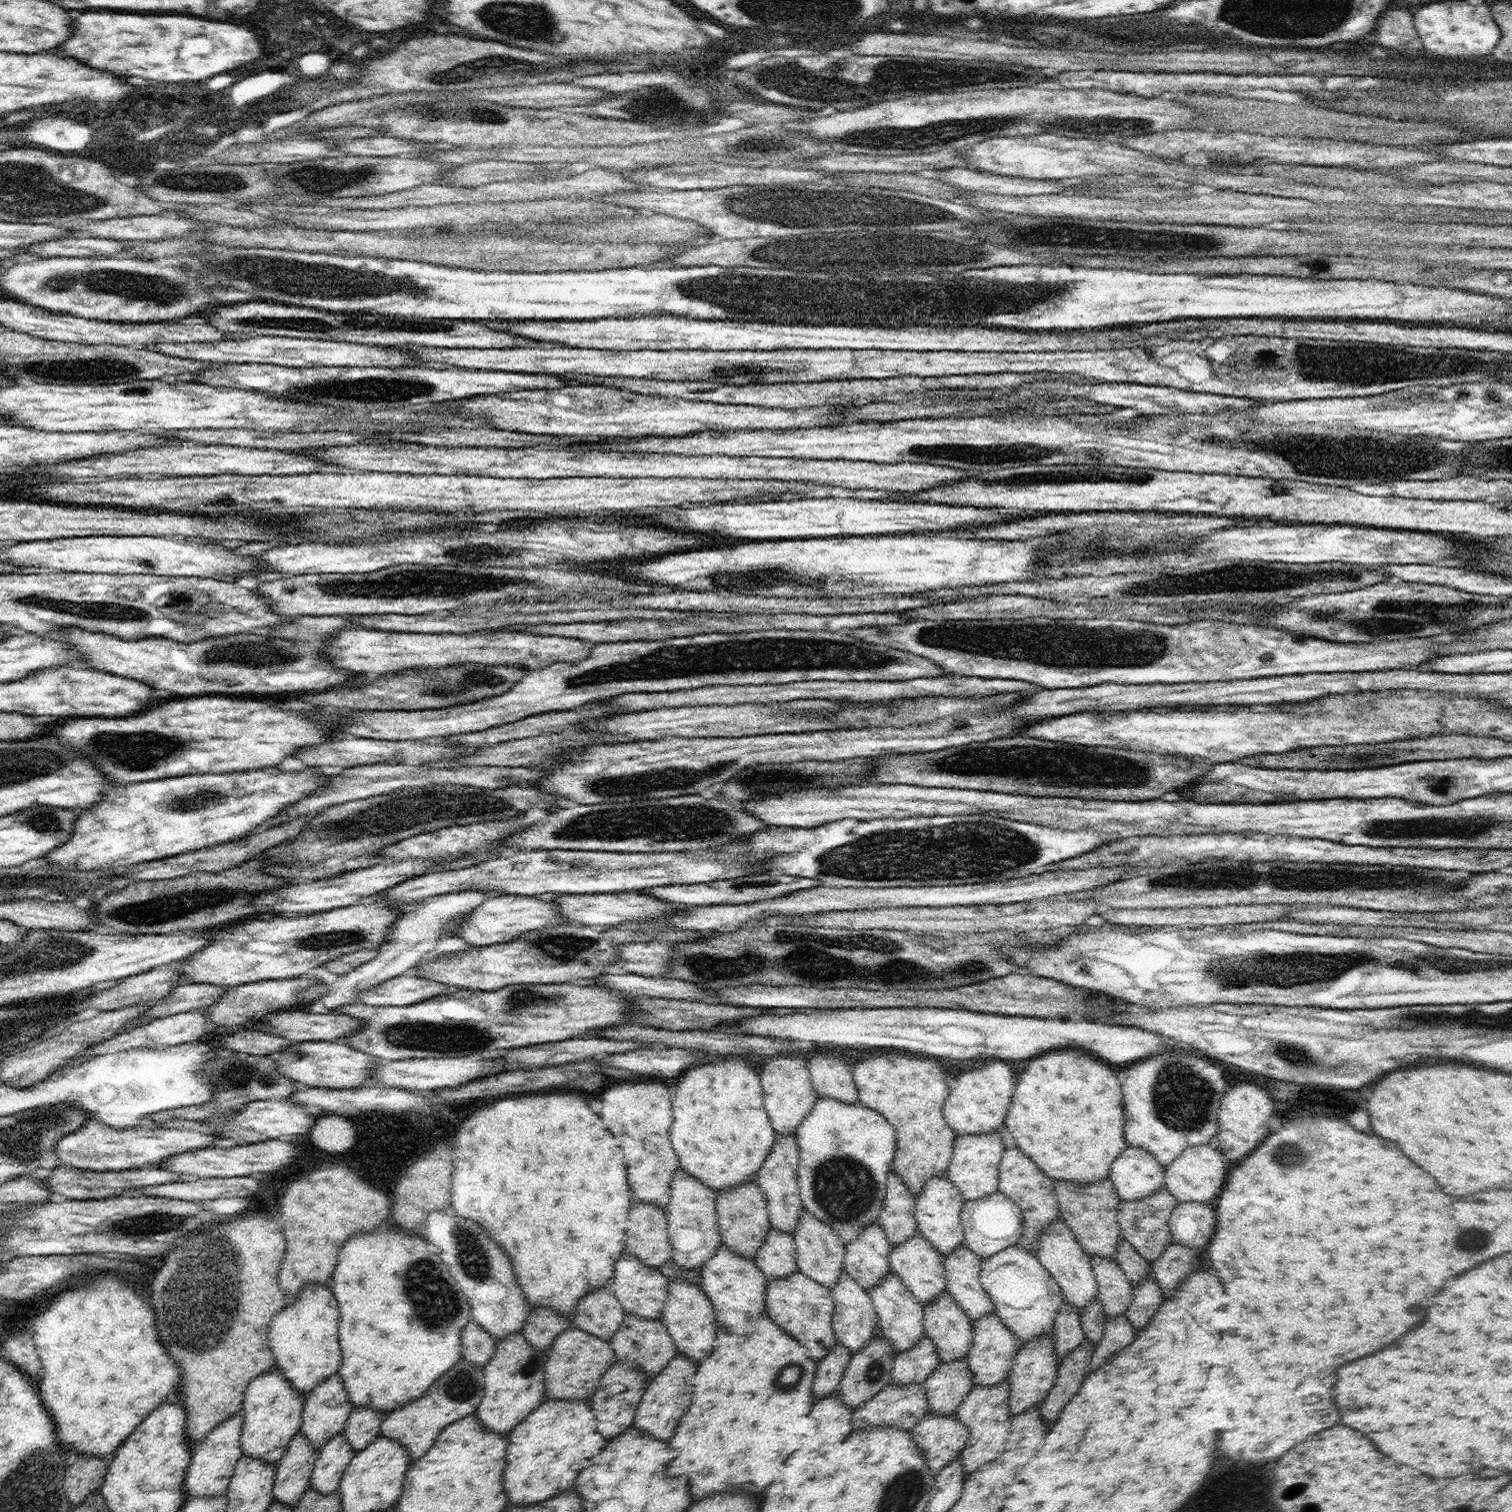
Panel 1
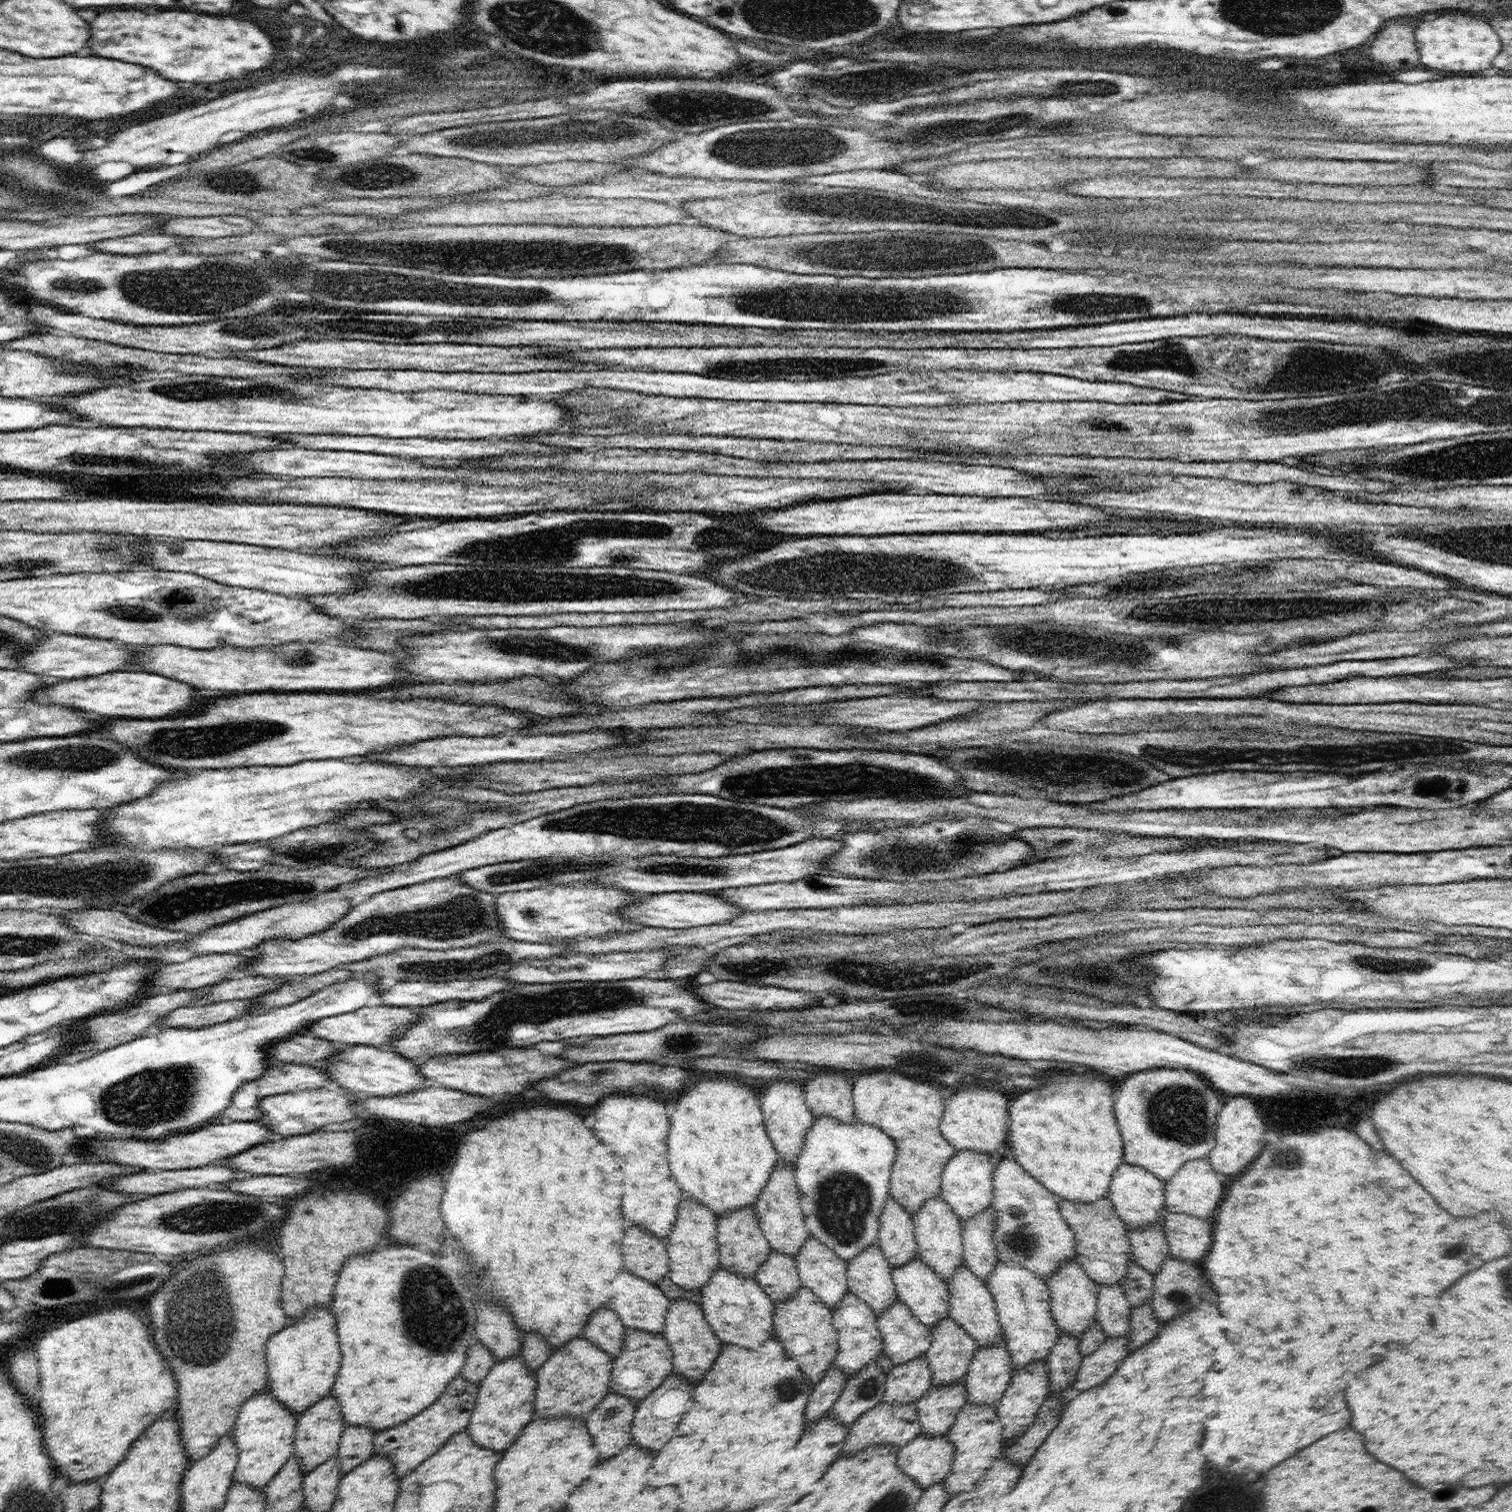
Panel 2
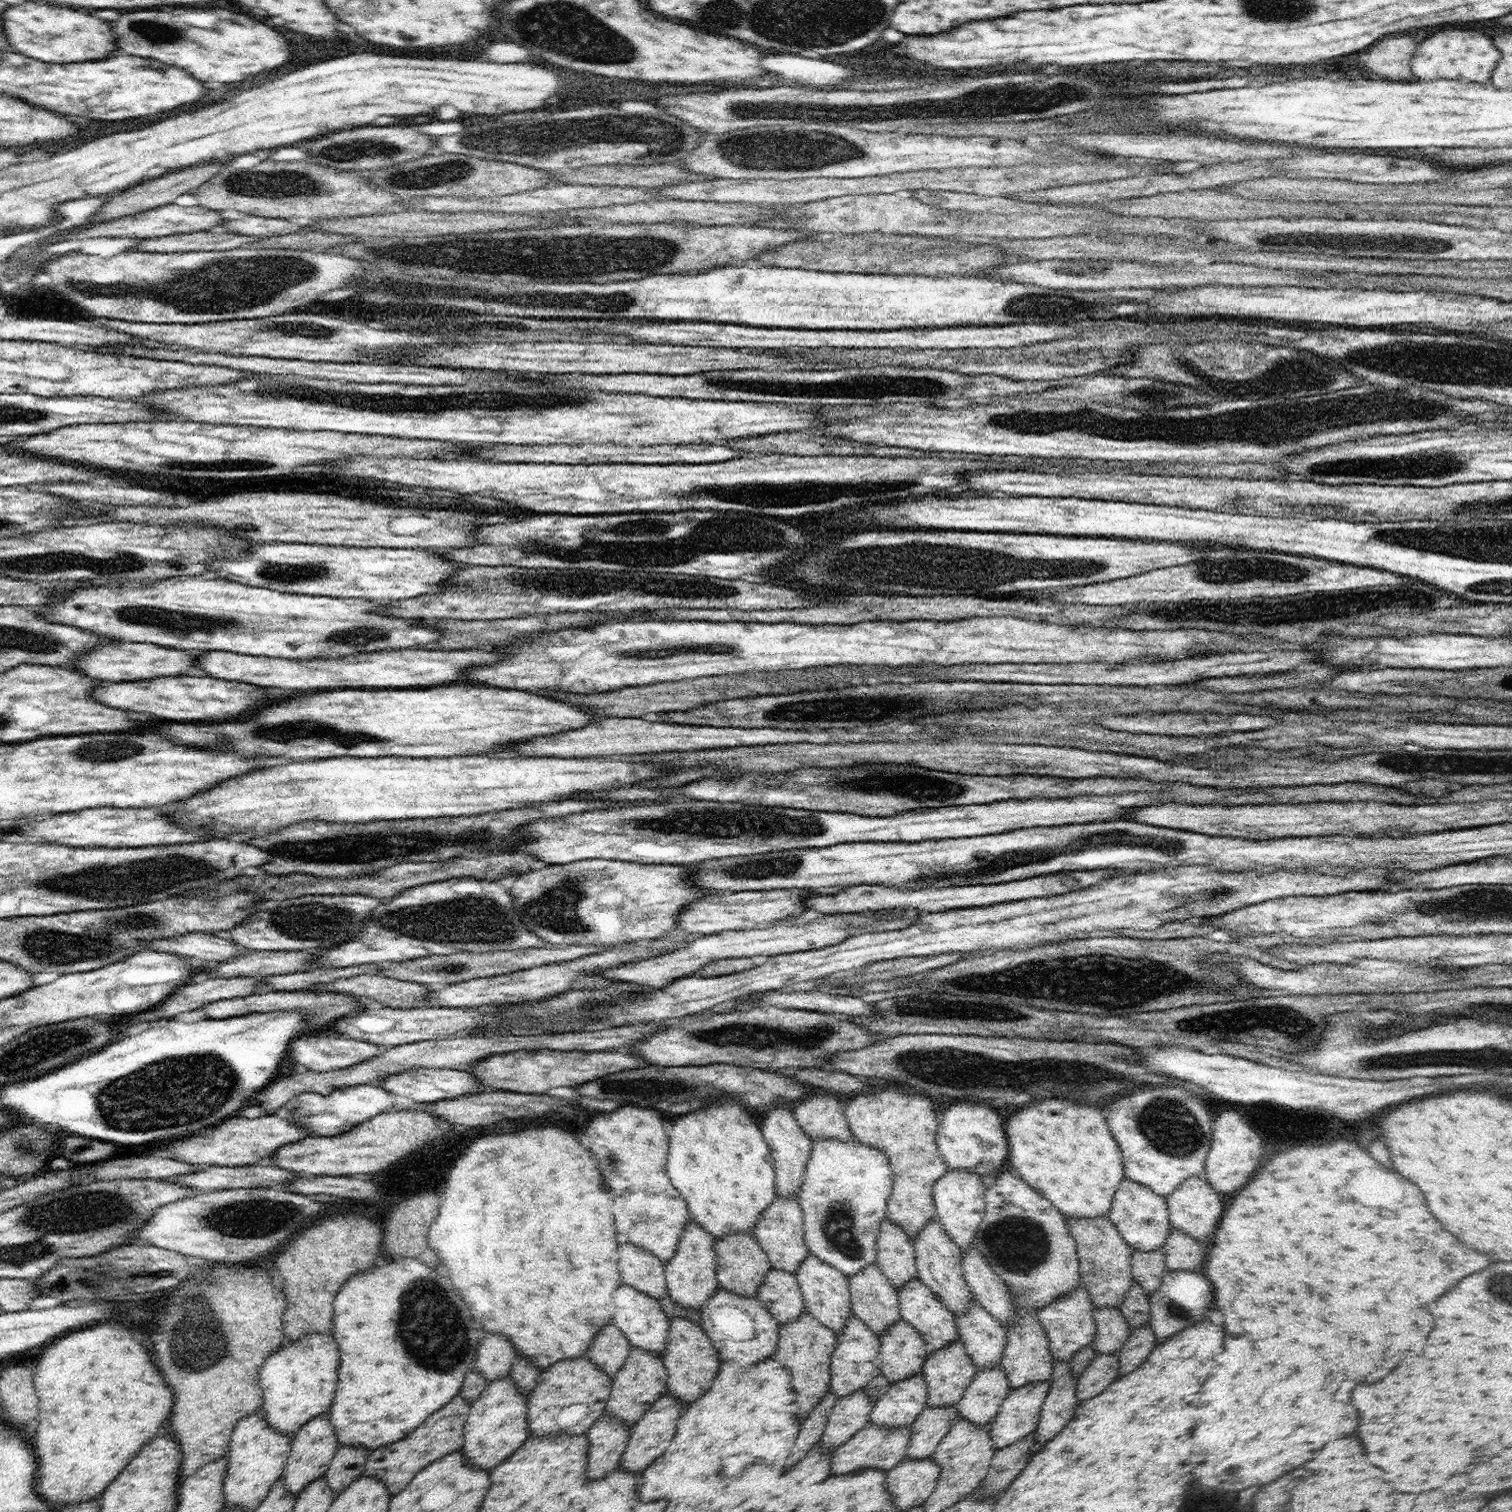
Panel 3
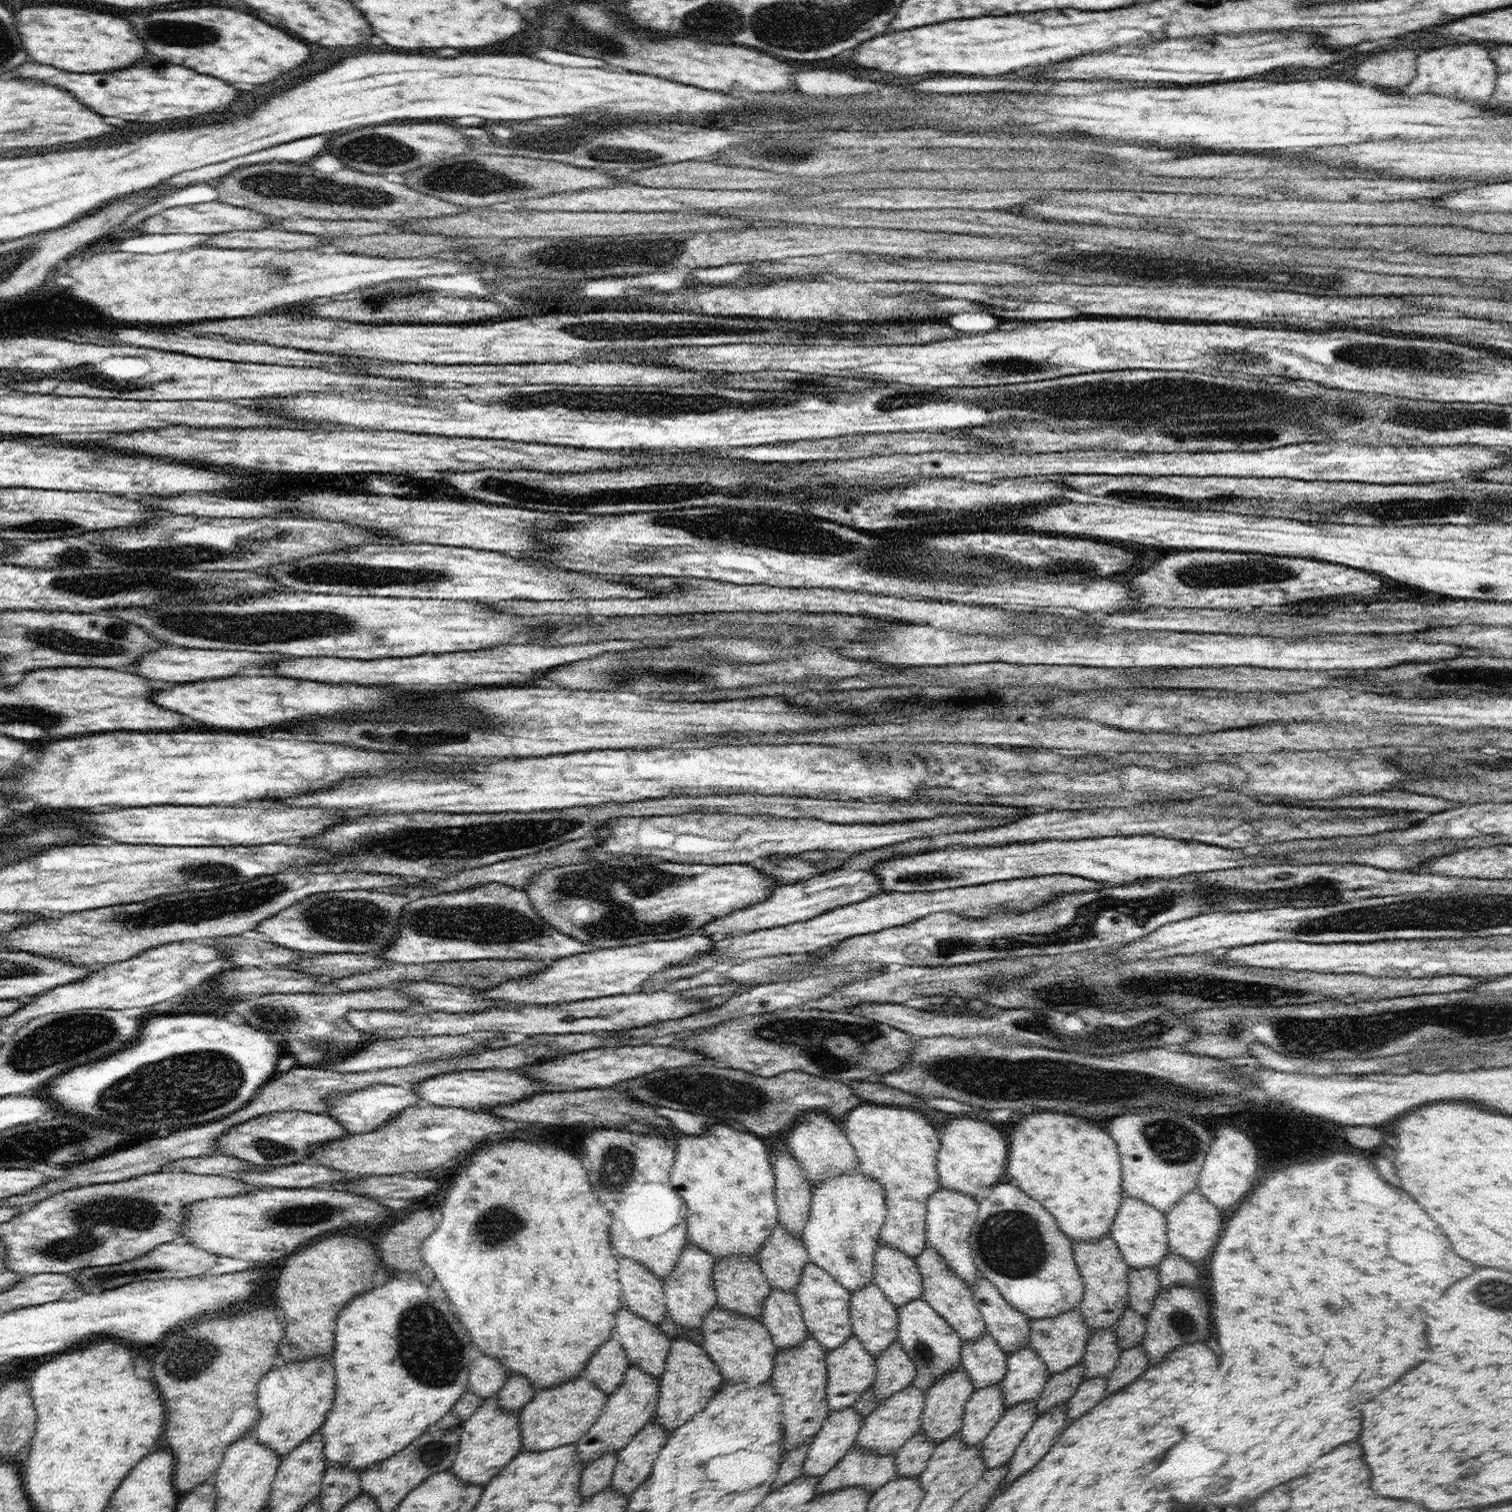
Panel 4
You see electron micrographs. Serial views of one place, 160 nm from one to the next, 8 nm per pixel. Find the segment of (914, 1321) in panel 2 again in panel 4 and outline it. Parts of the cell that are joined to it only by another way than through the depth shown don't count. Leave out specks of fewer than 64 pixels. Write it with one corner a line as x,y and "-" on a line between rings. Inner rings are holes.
898,1339
885,1348
875,1361
877,1373
872,1387
881,1403
906,1388
916,1378
914,1361
905,1353

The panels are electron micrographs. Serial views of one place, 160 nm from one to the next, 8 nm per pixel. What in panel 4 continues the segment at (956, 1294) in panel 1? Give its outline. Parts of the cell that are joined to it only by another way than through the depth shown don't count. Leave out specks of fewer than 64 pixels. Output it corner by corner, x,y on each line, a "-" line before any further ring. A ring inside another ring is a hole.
988,1331
963,1346
961,1365
968,1371
976,1389
1002,1382
1008,1354

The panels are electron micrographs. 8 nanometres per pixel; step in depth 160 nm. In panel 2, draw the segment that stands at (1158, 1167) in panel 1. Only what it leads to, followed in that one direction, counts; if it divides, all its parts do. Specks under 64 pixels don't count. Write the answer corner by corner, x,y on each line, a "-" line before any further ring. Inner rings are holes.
1122,1163
1112,1175
1109,1193
1118,1216
1125,1222
1126,1228
1143,1229
1150,1223
1164,1222
1165,1182
1153,1175
1147,1168
1138,1165

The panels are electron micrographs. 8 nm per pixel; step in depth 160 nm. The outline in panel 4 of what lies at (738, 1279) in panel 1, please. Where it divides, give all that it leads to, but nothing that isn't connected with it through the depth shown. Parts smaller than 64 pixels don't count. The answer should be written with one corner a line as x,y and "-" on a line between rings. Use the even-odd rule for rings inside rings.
716,1306
704,1316
702,1332
704,1332
706,1352
726,1380
758,1386
771,1378
773,1360
778,1350
761,1319
745,1317
730,1309

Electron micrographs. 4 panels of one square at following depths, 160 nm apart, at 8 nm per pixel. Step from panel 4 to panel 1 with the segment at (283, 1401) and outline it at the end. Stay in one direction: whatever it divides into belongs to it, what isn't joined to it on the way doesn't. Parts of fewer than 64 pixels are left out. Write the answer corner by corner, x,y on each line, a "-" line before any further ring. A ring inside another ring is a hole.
308,1284
292,1304
277,1312
270,1321
268,1344
274,1352
275,1366
304,1397
341,1365
338,1318
340,1308
330,1288

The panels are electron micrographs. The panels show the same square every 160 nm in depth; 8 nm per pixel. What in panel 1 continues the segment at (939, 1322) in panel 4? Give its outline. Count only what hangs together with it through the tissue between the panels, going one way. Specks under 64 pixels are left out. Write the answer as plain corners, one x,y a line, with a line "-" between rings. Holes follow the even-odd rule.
920,1233
896,1245
889,1256
889,1268
905,1282
910,1292
927,1307
939,1294
946,1291
947,1276
945,1275
945,1258
937,1248
929,1243

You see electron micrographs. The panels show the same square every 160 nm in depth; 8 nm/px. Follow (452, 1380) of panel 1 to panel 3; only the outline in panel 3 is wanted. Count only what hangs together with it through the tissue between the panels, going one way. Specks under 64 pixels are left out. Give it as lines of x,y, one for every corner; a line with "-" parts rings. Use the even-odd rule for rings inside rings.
459,1394
445,1404
440,1410
432,1413
415,1431
409,1432
404,1438
392,1445
375,1448
369,1453
365,1464
365,1477
376,1477
388,1488
391,1498
402,1492
408,1483
431,1462
461,1450
465,1441
464,1425
469,1417
471,1402

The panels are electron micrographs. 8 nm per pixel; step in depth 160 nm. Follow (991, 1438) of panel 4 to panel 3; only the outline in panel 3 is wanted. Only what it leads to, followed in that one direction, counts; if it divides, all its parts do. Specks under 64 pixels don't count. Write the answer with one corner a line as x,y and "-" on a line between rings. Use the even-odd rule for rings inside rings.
1040,1381
1008,1393
996,1418
989,1424
996,1450
1014,1444
1037,1430
1050,1385
1049,1381

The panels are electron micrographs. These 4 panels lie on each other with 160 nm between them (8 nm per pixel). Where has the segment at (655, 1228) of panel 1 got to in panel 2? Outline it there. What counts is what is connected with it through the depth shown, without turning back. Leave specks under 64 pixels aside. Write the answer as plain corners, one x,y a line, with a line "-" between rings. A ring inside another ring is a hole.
640,1226
628,1228
622,1240
624,1268
641,1279
658,1284
669,1273
667,1240
659,1239

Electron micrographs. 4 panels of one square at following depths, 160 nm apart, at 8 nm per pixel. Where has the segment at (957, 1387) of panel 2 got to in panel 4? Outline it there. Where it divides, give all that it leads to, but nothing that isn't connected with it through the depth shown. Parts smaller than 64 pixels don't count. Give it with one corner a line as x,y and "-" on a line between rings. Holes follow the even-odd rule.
916,1433
895,1454
897,1477
918,1477
926,1468
935,1445
924,1433

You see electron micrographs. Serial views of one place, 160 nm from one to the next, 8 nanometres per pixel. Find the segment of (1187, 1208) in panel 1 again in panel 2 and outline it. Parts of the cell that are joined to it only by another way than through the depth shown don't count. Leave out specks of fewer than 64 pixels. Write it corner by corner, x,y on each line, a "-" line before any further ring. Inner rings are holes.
1165,1208
1165,1233
1169,1254
1178,1260
1194,1261
1206,1256
1212,1246
1213,1220

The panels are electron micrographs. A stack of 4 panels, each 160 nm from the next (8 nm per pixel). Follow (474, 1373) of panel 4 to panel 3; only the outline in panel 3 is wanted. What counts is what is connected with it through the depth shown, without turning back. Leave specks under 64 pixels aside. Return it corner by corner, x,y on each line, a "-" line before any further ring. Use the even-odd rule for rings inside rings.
484,1334
479,1342
474,1371
482,1373
488,1382
511,1374
519,1354
512,1342
502,1334

